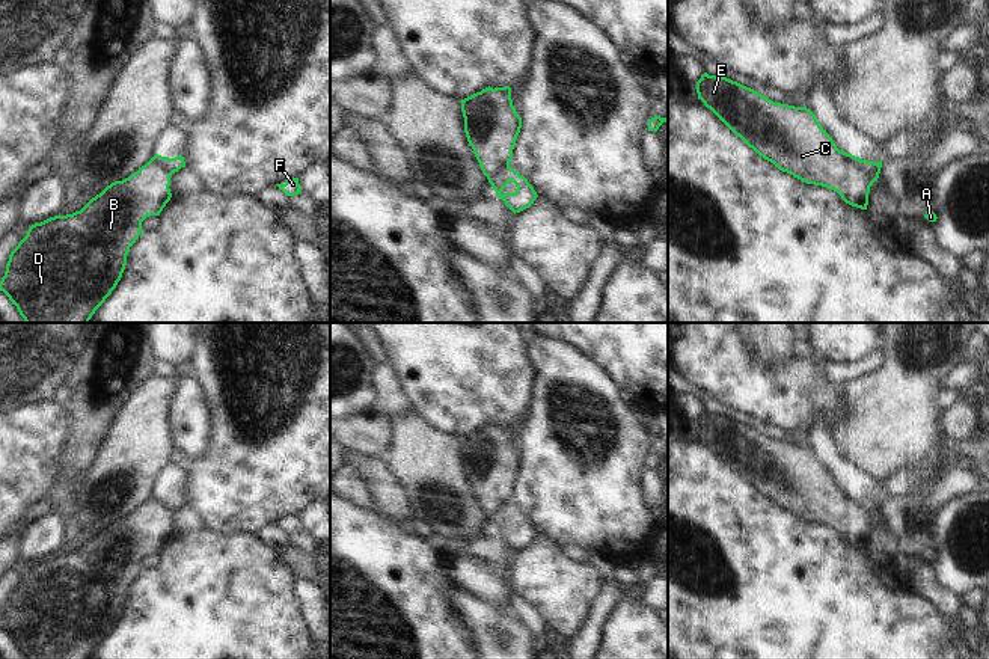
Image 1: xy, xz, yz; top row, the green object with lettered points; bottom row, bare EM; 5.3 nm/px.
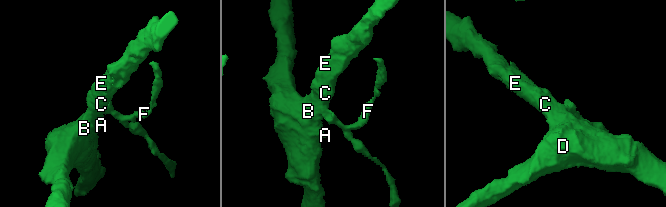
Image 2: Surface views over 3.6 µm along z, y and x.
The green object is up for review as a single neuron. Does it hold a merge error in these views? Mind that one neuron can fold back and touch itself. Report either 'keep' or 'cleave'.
cleave

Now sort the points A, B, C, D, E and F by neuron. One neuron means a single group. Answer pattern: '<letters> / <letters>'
A B C D E / F

